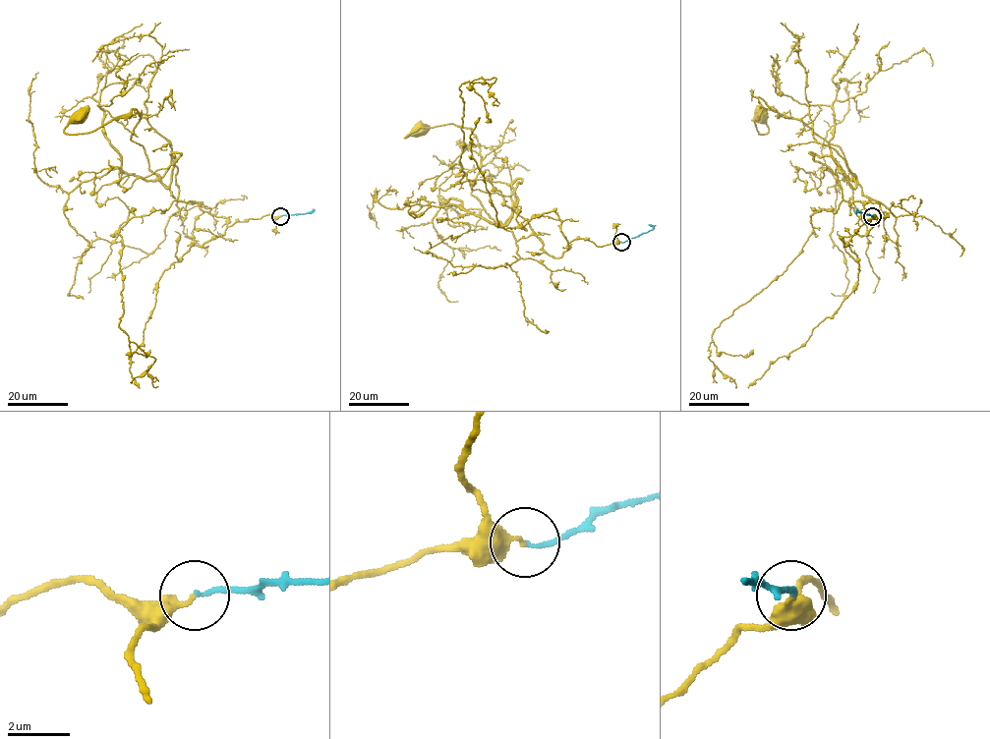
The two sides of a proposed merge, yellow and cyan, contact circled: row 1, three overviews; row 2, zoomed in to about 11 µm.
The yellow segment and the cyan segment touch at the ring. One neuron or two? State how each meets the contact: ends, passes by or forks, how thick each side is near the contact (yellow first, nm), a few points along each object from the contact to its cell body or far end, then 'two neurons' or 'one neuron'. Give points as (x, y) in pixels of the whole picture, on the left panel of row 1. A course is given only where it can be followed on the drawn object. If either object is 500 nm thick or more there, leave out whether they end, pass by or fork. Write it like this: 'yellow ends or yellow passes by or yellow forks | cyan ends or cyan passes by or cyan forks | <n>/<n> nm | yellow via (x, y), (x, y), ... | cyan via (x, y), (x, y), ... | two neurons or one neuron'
yellow ends | cyan ends | 240/130 nm | yellow via (280, 216), (228, 226), (202, 202), (176, 199), (148, 168), (131, 139), (135, 109), (67, 134), (80, 116) | cyan via (280, 216), (308, 213) | two neurons

